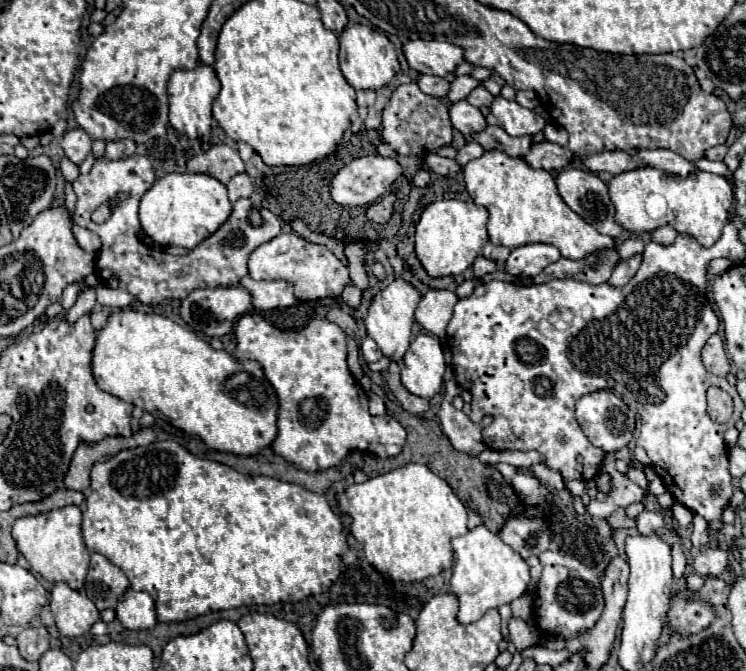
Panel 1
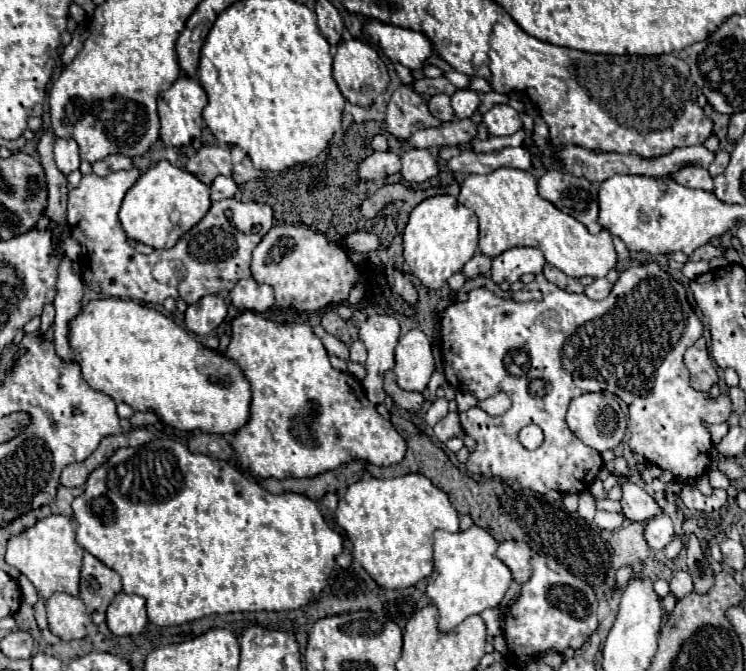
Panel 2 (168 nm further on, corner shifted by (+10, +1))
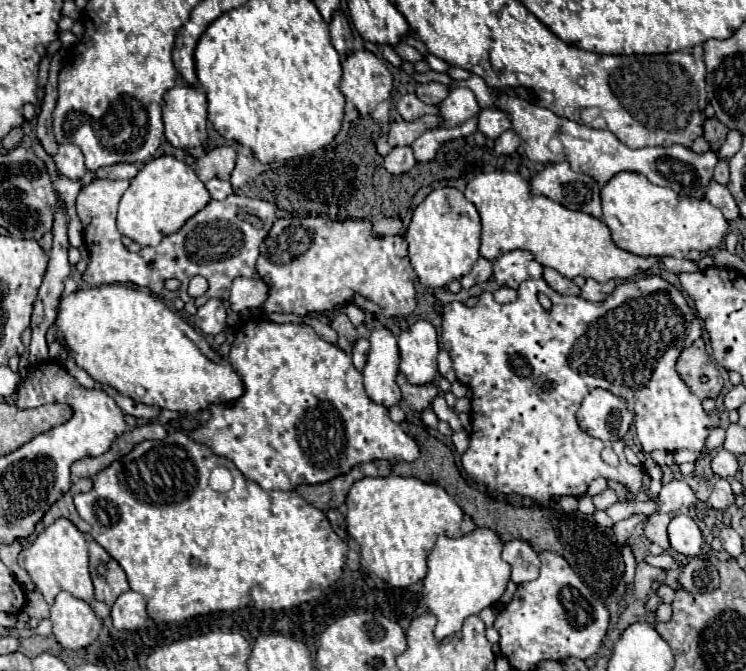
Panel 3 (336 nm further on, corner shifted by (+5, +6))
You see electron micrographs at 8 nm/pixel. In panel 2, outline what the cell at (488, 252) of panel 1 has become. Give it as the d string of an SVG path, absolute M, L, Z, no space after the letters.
M475 253L473 255L473 259L471 261L467 261L467 265L463 267L463 273L465 273L465 277L467 279L471 279L471 277L475 277L475 275L483 275L483 273L487 273L489 269L491 269L491 257L487 257L487 255L483 255L483 253Z

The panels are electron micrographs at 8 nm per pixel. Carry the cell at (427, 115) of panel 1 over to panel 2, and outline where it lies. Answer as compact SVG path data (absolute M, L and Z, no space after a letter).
M401 85L391 95L385 115L385 131L399 141L407 141L415 131L439 127L441 121L429 113L427 99L413 87Z

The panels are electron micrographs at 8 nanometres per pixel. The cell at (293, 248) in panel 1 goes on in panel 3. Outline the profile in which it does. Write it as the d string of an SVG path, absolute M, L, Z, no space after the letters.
M320 216L306 218L280 218L274 222L266 240L260 246L260 258L256 262L258 276L268 286L268 298L262 304L266 312L286 312L306 316L312 312L326 312L336 306L350 304L354 294L378 304L386 318L408 316L416 308L416 274L408 260L406 240L396 236L376 236L370 220L326 220Z

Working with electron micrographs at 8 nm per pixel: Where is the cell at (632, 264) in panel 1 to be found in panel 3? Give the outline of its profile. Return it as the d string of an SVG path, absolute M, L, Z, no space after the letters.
M586 280L586 284L580 288L580 296L584 300L590 300L590 302L602 302L612 294L614 288L616 288L614 280L604 282L604 284L600 284L596 280Z

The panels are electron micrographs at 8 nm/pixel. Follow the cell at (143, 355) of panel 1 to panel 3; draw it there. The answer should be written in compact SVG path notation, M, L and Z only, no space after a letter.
M104 284L96 288L78 288L66 296L60 296L58 316L56 316L58 338L64 340L68 354L74 362L86 370L96 382L116 388L120 394L130 396L136 402L158 406L166 410L176 410L182 414L194 414L208 408L212 402L232 402L242 396L242 380L226 362L208 360L194 340L200 334L186 324L178 314L168 310L168 306L150 294L122 284Z

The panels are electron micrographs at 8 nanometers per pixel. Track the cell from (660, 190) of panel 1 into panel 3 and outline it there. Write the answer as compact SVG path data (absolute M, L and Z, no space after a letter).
M616 174L602 188L602 222L610 228L612 242L636 256L674 256L686 258L690 250L708 252L718 248L728 232L728 222L722 212L708 200L698 202L670 188L654 186L642 174Z

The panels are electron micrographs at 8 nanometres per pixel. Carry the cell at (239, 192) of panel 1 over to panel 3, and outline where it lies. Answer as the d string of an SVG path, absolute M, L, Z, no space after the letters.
M212 178L210 182L206 182L206 190L210 192L210 196L214 200L224 200L226 196L232 194L230 182L224 182L224 180L218 180L218 178Z

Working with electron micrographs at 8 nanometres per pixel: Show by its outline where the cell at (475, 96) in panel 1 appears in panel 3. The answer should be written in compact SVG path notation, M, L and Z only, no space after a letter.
M454 88L450 94L438 104L440 108L440 128L454 128L470 120L480 112L476 96L470 88Z

